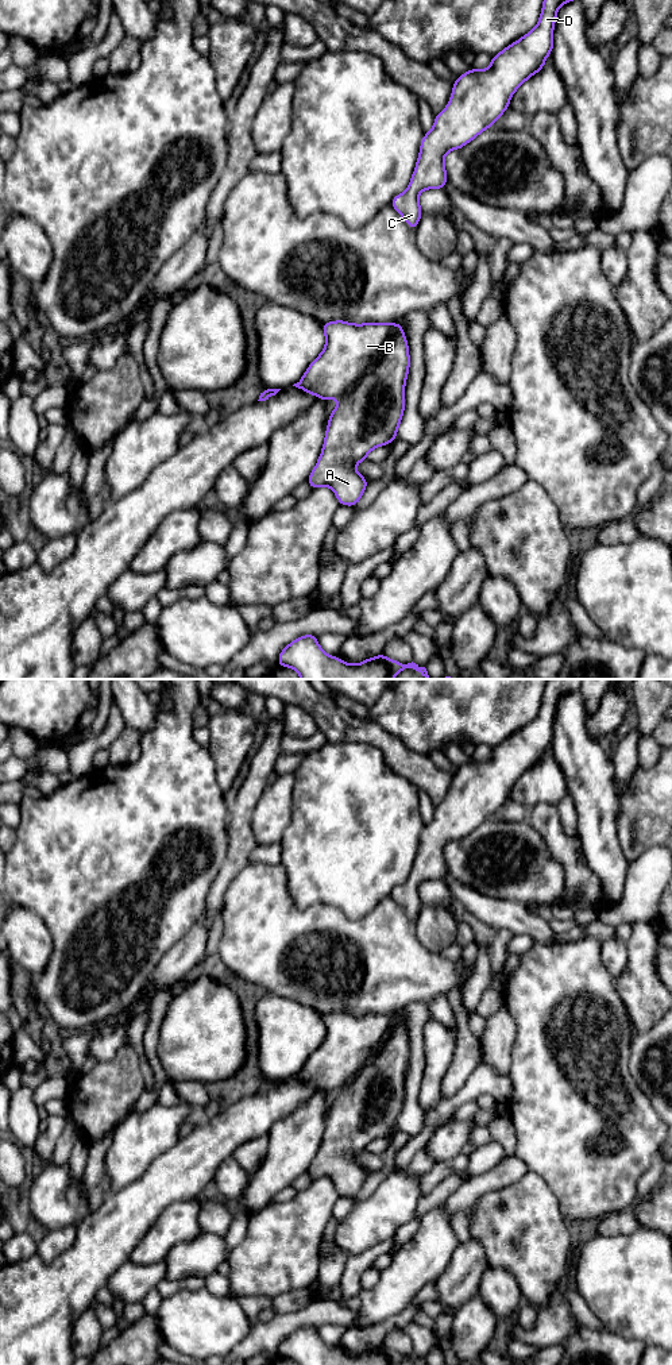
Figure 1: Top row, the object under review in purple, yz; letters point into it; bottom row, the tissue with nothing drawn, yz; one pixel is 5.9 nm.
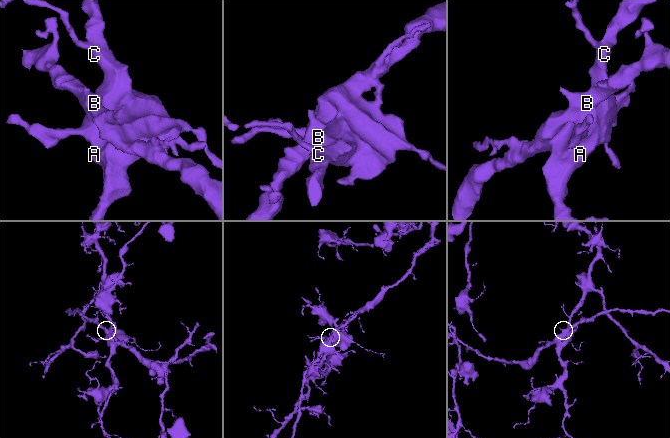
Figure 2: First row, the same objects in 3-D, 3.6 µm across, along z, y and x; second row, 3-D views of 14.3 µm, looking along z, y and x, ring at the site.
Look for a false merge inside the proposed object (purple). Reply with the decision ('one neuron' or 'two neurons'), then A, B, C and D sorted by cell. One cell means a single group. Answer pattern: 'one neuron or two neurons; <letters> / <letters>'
two neurons; A C D / B

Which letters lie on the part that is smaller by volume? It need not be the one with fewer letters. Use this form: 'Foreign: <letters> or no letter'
Foreign: B

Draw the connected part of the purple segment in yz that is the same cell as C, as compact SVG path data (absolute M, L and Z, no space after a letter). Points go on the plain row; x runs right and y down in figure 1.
M547 679L538 714L530 724L491 748L488 760L472 759L456 768L449 794L421 830L408 880L390 895L412 921L416 922L422 906L418 886L425 880L443 880L448 874L445 845L493 818L509 799L513 784L545 757L545 749L553 741L557 701L580 690L580 683L582 679Z

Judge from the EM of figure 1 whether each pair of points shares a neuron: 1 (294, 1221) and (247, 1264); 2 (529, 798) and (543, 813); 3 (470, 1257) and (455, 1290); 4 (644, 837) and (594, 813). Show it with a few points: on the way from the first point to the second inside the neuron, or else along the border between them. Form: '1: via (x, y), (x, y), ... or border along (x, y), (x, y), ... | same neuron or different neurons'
1: via (282, 1233), (259, 1256) | same neuron
2: border along (556, 805), (537, 804), (530, 810) | different neurons
3: via (467, 1265), (467, 1277), (463, 1281) | same neuron
4: border along (614, 793), (617, 797), (617, 839), (624, 855) | different neurons

